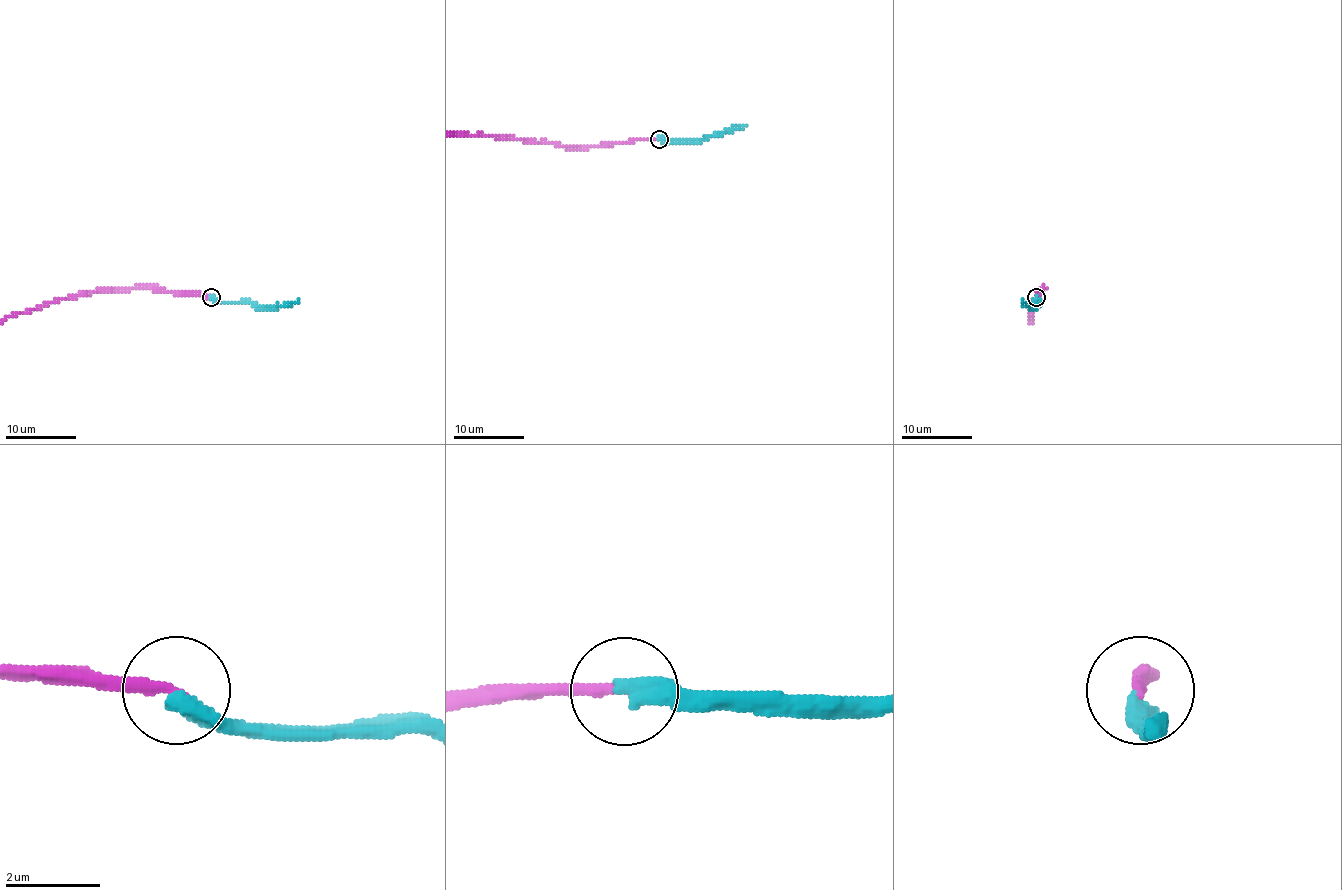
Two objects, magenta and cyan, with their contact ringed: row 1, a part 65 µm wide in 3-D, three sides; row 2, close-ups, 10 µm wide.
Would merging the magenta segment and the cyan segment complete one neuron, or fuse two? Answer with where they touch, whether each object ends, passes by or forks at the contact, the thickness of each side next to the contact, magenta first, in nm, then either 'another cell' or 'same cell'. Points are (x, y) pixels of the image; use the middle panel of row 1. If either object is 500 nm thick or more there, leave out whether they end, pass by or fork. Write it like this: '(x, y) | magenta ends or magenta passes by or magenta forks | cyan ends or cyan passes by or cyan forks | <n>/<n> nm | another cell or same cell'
(659, 139) | magenta ends | cyan ends | 240/400 nm | another cell

